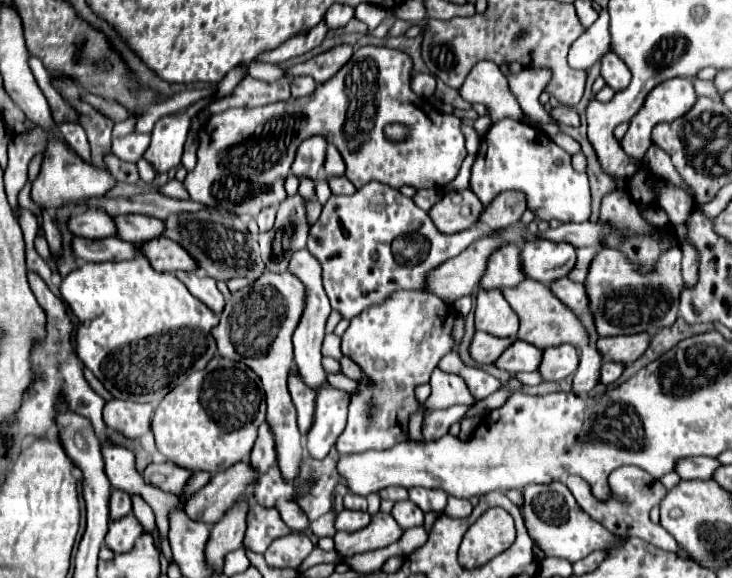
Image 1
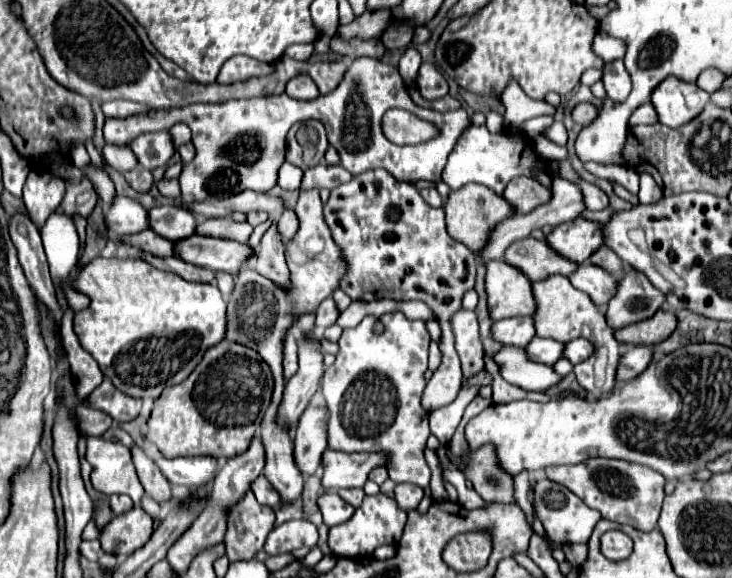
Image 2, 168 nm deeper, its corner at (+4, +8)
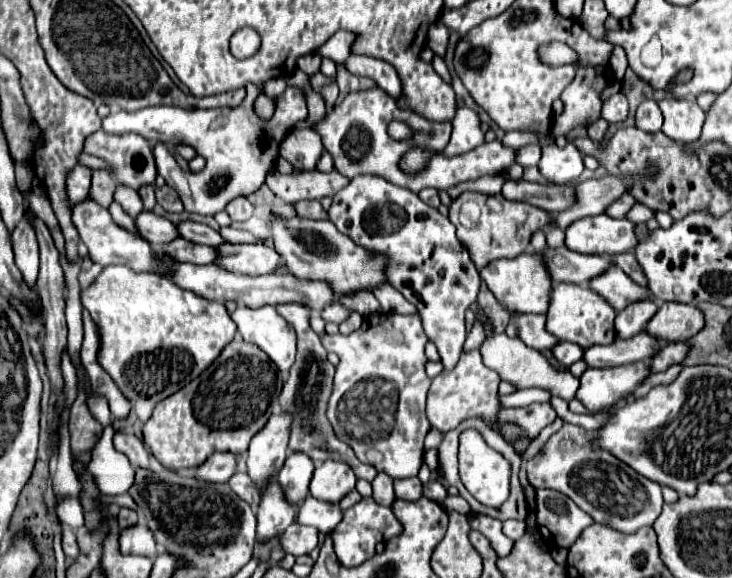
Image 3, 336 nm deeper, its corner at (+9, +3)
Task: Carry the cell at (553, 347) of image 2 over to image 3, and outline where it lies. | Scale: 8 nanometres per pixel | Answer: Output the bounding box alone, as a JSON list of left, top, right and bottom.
[552,342,582,366]

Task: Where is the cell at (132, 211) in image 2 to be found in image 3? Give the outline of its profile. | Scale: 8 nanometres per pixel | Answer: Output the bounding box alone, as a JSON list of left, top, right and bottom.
[136,212,178,248]

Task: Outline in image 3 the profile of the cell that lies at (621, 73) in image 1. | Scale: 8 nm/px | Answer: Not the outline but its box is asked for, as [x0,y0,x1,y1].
[602,92,628,124]

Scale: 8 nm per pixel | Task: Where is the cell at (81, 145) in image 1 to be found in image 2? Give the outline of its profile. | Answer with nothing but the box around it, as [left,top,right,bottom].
[83,163,115,207]

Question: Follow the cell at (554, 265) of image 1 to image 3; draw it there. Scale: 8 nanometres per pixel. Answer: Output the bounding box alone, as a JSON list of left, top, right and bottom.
[566,214,638,256]

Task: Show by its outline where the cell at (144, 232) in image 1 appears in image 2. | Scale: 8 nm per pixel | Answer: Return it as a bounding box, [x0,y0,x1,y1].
[147,205,195,241]

